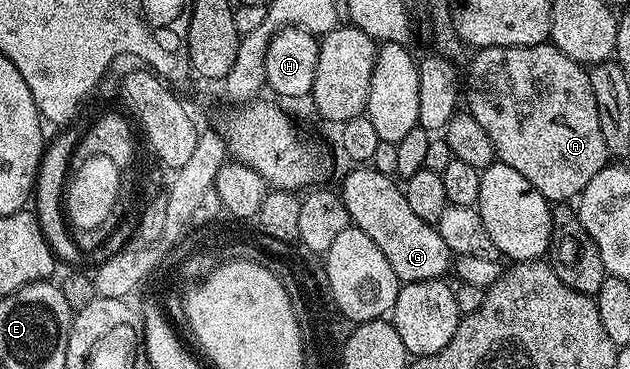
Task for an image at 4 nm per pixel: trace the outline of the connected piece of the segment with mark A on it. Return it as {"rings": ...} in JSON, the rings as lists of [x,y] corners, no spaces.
{"rings":[[[548,41],[534,46],[483,46],[474,54],[469,62],[467,113],[491,136],[496,161],[515,168],[551,204],[576,199],[611,158],[599,128],[589,70]]]}

